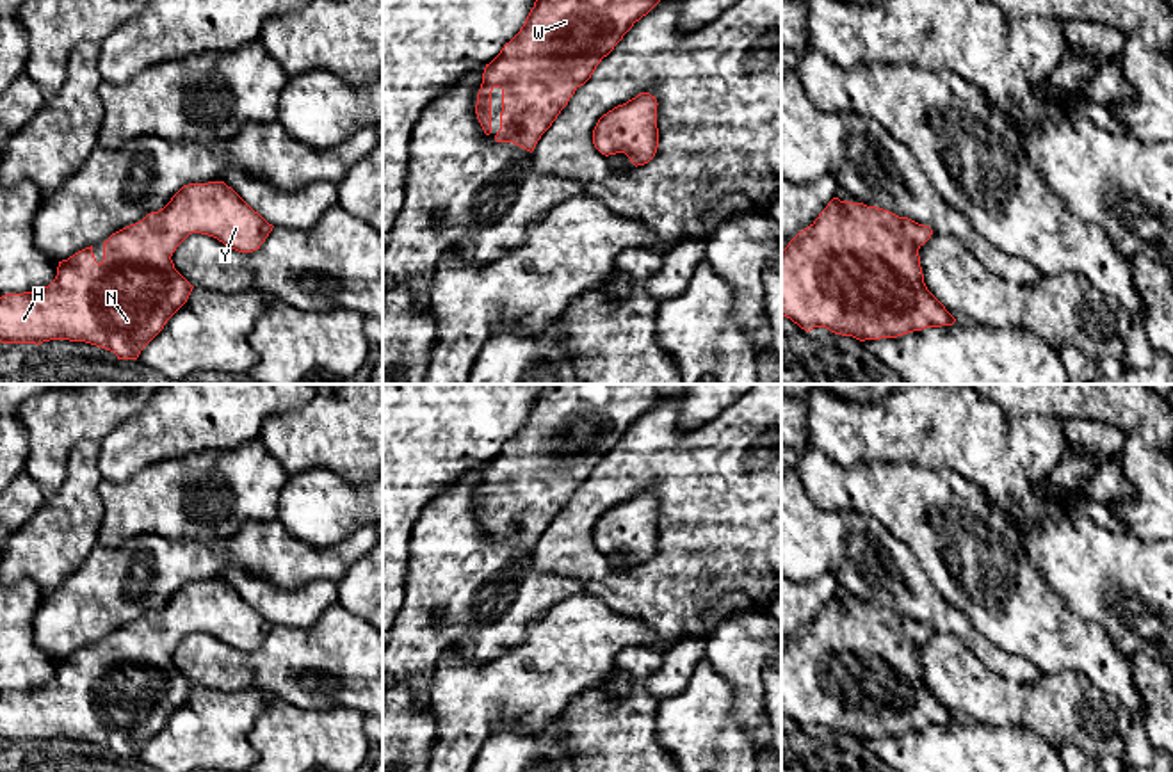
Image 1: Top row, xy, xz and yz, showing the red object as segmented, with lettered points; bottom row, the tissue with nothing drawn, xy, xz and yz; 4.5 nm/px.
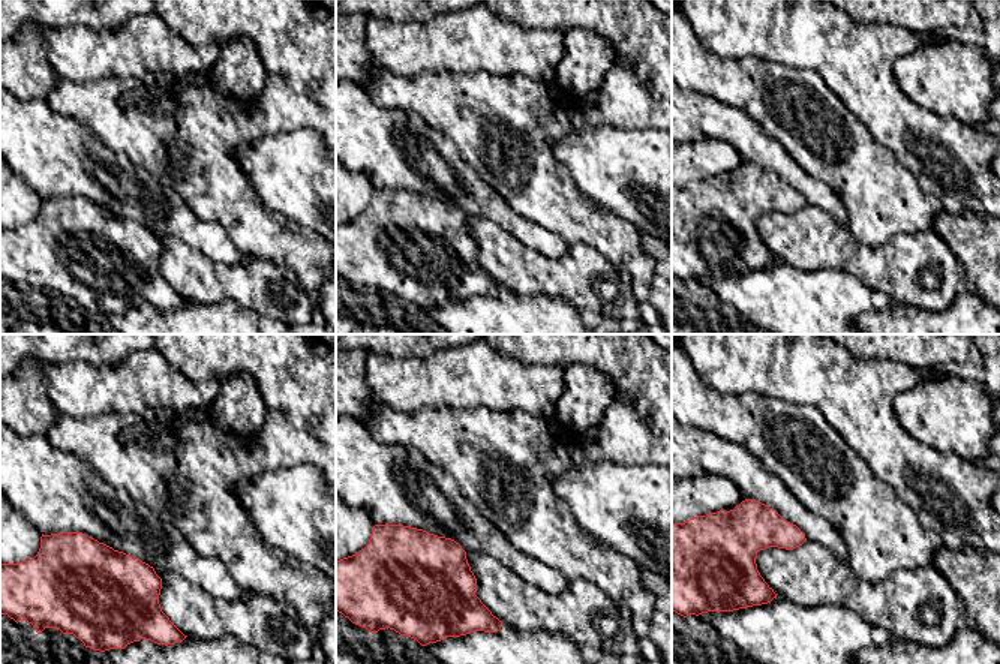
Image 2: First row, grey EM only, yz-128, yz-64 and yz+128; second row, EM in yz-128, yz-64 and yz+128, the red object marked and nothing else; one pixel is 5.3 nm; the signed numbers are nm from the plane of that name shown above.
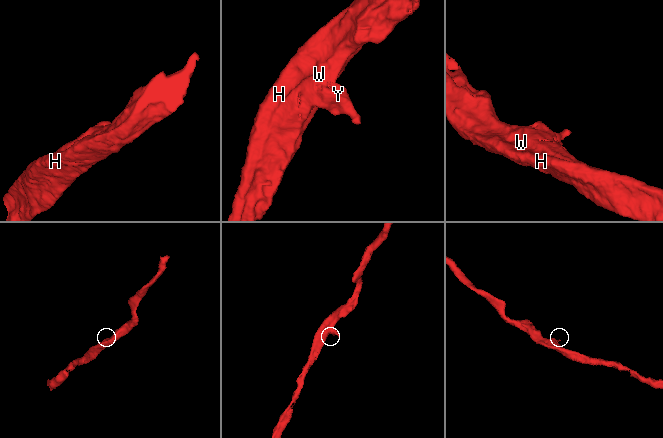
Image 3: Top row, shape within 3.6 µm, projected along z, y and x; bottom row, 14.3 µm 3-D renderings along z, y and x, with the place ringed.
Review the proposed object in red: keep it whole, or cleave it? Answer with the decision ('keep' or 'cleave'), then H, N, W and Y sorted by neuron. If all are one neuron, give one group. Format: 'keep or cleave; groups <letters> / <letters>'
keep; groups H N W Y

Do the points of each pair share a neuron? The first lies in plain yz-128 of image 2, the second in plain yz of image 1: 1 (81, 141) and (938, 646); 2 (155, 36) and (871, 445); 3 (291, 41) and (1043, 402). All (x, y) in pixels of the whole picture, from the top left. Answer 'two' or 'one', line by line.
1: two
2: one
3: one

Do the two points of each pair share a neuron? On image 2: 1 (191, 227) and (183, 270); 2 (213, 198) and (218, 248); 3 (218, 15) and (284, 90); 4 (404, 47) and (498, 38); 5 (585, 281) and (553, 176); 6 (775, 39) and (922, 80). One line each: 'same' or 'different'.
1: different
2: different
3: different
4: same
5: different
6: different

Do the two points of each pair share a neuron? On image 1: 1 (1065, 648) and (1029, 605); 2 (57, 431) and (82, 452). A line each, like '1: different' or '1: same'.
1: same
2: different

